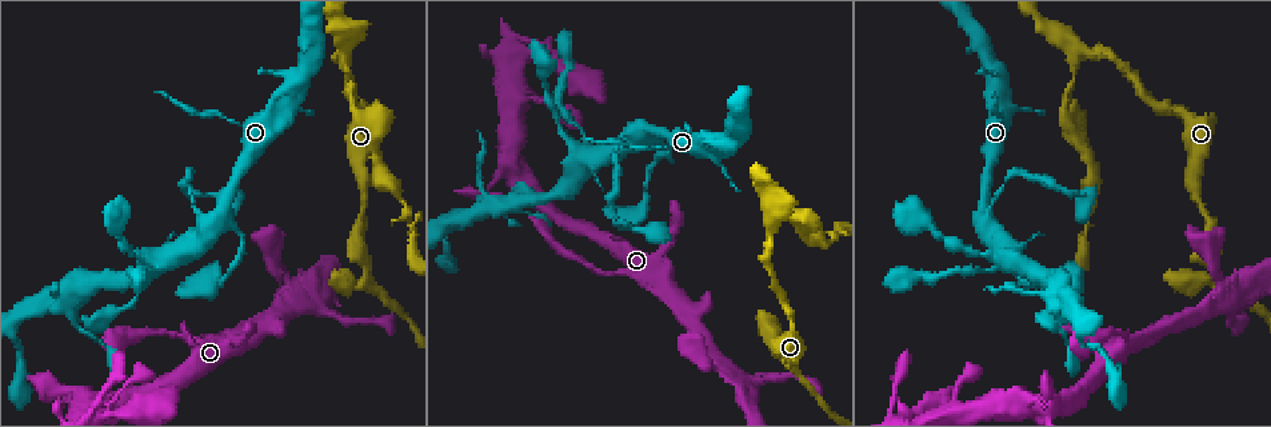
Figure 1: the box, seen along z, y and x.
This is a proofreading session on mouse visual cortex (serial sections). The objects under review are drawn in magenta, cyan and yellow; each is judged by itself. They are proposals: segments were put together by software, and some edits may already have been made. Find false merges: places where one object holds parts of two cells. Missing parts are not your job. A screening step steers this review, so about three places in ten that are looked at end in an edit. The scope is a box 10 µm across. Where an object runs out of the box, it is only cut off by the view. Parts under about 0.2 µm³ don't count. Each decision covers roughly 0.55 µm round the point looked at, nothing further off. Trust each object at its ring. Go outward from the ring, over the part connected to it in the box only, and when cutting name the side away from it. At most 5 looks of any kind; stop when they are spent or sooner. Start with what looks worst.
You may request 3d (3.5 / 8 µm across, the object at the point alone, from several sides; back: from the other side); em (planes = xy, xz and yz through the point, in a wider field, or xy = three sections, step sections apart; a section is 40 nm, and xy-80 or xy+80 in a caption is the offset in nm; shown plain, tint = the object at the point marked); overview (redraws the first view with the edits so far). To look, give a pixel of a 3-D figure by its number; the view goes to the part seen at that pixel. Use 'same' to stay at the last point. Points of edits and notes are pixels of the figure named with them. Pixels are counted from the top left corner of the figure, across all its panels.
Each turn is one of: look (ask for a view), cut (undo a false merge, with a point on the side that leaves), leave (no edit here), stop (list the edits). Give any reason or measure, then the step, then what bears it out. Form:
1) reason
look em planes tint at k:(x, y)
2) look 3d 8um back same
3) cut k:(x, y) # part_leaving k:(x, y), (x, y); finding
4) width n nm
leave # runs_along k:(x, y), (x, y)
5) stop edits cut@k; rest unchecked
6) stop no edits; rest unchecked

sharp bend
look 3d 3.5um at 1:(797, 368)

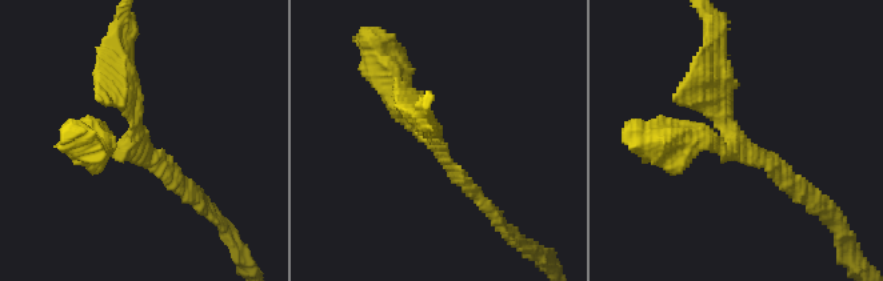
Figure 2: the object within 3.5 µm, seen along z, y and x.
shape alone is not enough
look em planes plain at 2:(132, 135)

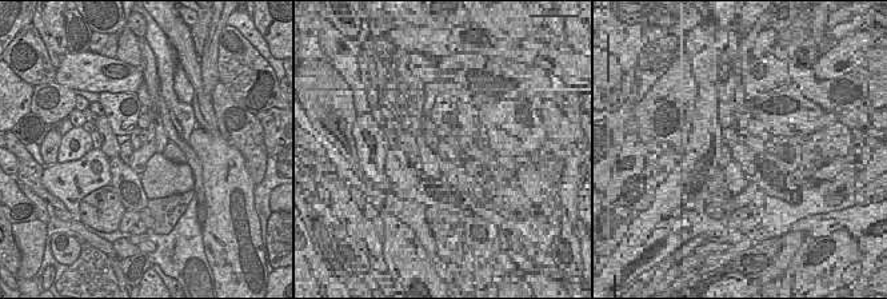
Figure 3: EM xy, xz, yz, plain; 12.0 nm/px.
where the object lies
look em planes tint same

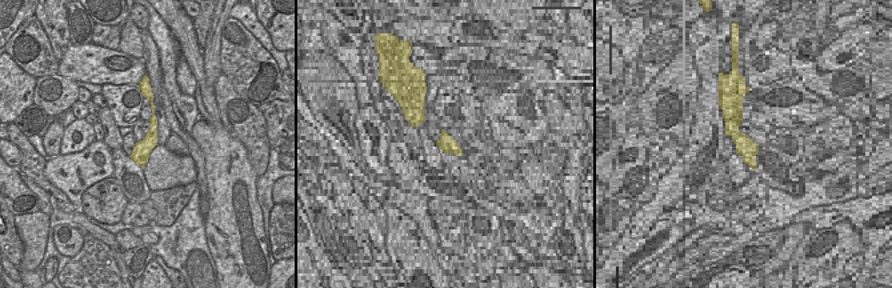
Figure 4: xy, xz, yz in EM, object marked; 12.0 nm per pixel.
leave # runs_along 2:(711, 52), (732, 143), (674, 137); all the same cell

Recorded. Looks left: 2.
sudden change in width
look 3d 3.5um at 1:(221, 217)

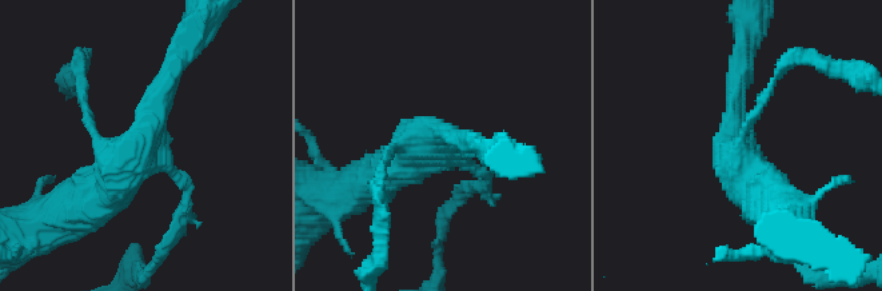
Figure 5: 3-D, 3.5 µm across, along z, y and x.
look em xy step 5 tint at 5:(142, 143)

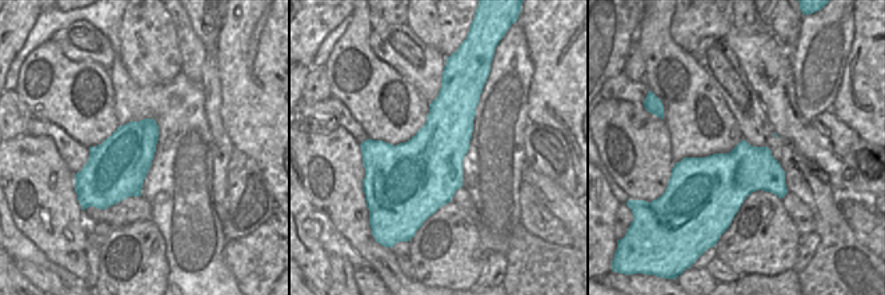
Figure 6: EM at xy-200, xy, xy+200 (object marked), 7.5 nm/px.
leave # runs_along 5:(176, 62), (144, 140), (83, 202); one cell here

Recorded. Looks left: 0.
stop no edits; rest unchecked

